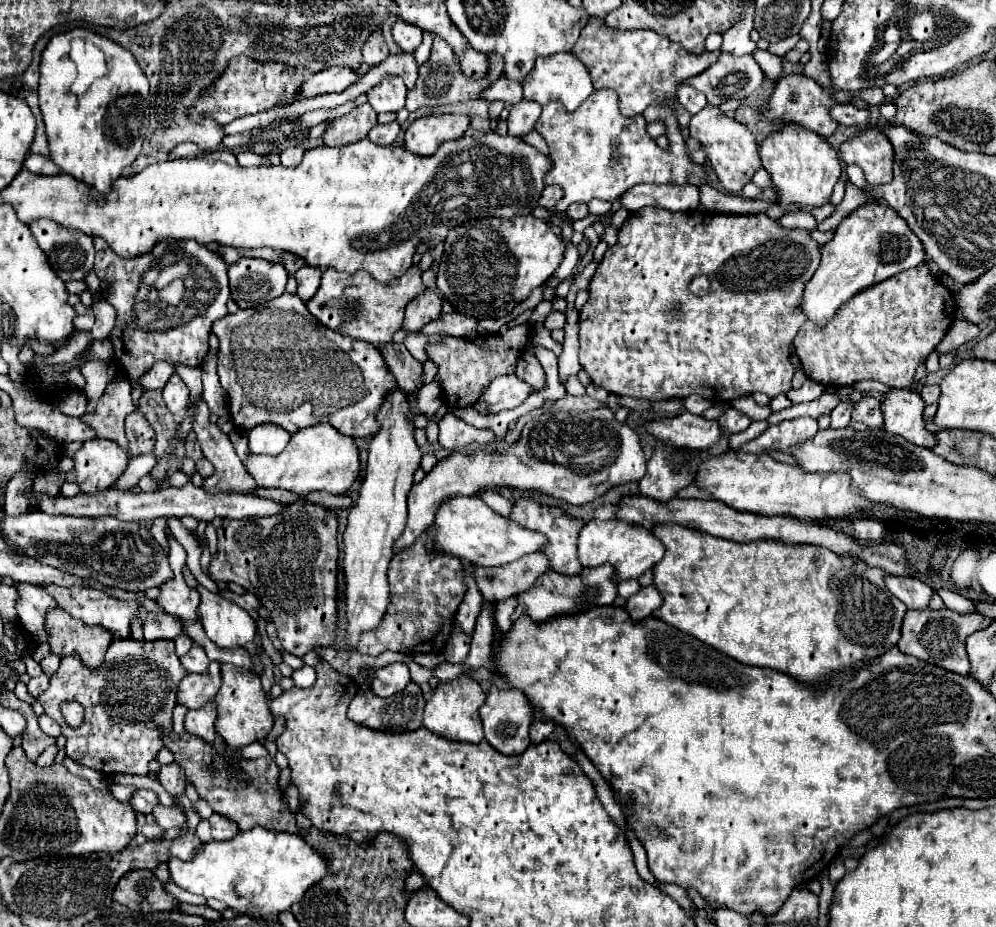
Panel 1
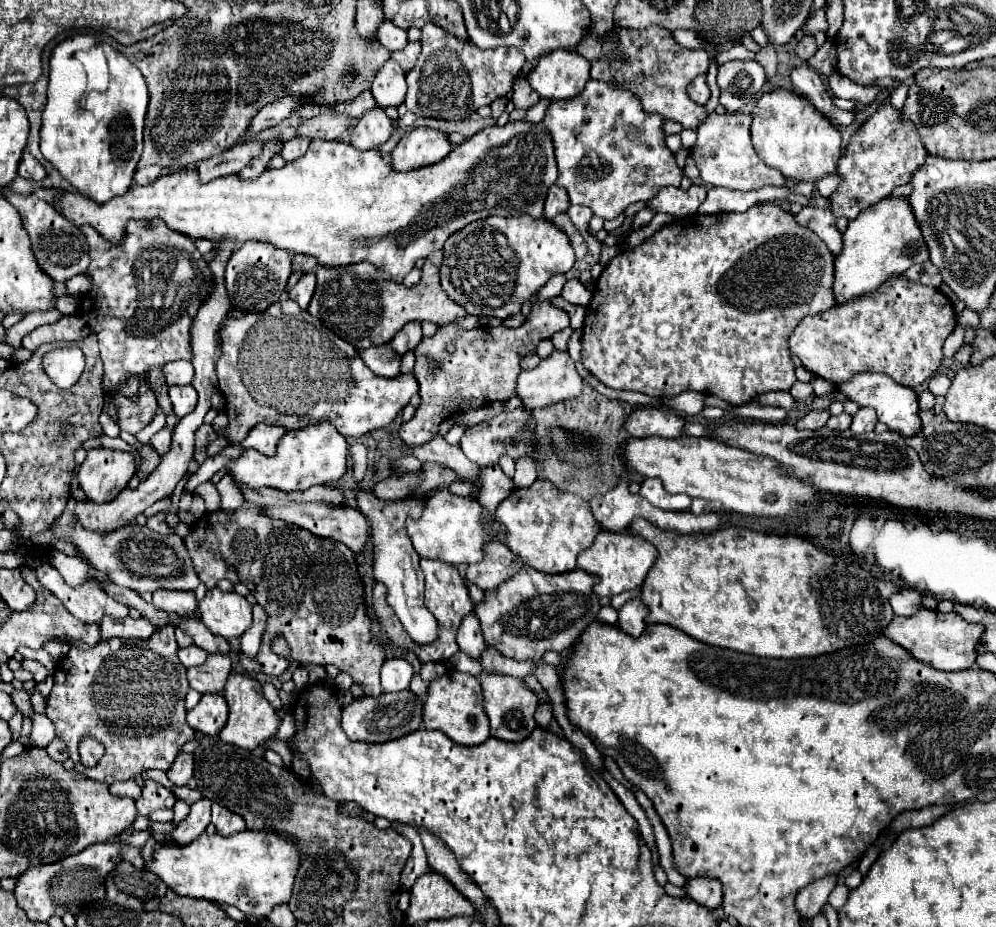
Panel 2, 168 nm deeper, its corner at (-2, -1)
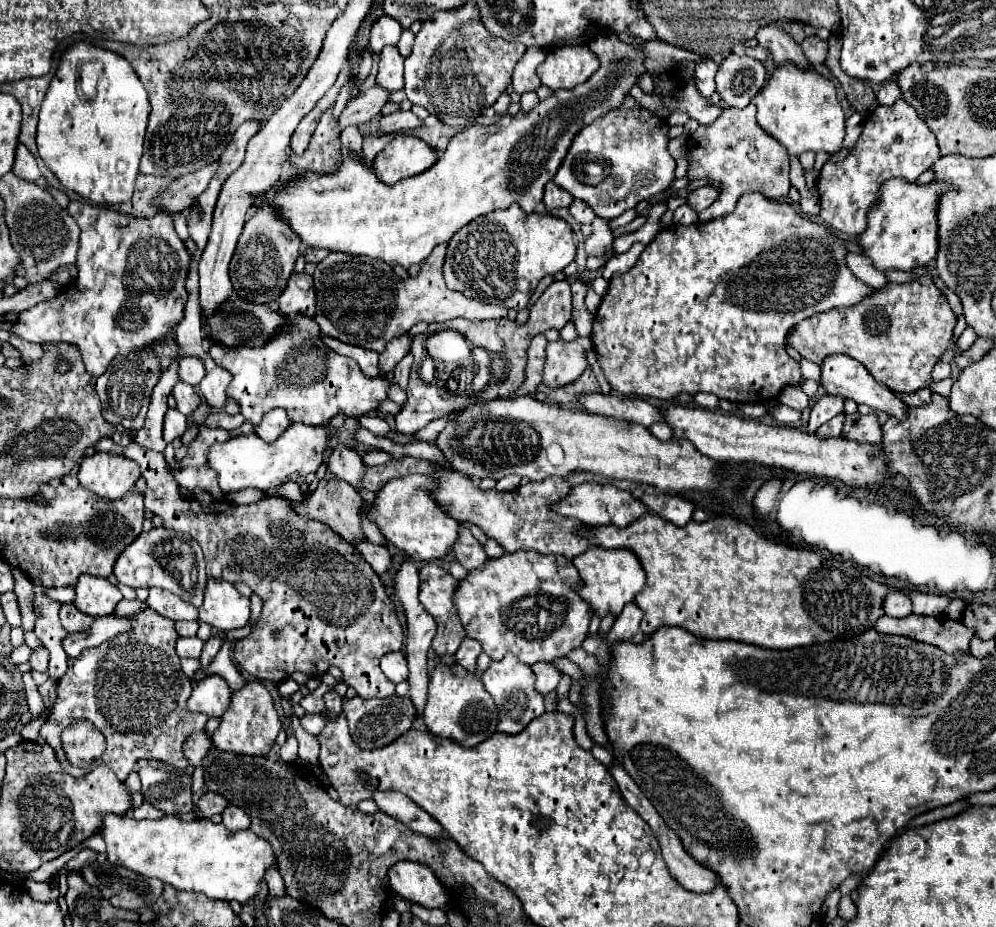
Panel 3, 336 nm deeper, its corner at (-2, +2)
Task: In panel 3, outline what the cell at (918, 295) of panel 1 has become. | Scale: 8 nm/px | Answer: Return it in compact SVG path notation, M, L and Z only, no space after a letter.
M920 278L910 284L888 282L884 288L862 298L860 304L848 310L830 310L830 312L814 314L812 318L806 318L792 328L792 332L788 334L788 344L802 358L812 360L816 364L822 364L822 360L826 360L832 354L850 356L862 362L878 382L886 384L894 392L916 392L924 386L930 386L930 372L944 354L944 350L950 346L954 326L956 326L956 316L950 310L942 292L934 286L932 280Z

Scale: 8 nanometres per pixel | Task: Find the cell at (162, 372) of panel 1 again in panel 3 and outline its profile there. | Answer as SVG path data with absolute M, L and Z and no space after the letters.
M186 356L186 358L180 358L178 362L178 376L182 382L188 382L192 386L198 386L204 378L204 364L200 358L196 356Z

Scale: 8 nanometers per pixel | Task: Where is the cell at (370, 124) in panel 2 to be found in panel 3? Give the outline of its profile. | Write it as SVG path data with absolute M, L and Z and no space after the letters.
M398 110L398 112L394 112L394 114L388 114L388 116L382 116L382 118L380 118L378 132L380 132L382 136L386 136L386 134L394 134L394 132L418 128L418 126L422 126L422 124L424 124L424 122L418 122L418 118L416 118L412 112Z

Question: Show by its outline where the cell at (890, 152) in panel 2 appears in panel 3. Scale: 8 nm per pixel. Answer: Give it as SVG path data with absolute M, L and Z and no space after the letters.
M898 100L892 106L878 106L864 122L864 130L852 152L842 162L826 162L820 170L818 192L822 222L844 234L858 236L866 228L866 212L876 200L878 186L888 178L914 182L936 158L940 158L936 136L910 104Z

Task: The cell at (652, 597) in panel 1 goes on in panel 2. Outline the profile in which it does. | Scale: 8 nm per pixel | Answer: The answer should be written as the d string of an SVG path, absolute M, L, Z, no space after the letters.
M630 599L618 611L618 627L632 637L640 637L646 627L644 621L646 615L648 615L646 605L642 605L640 599Z

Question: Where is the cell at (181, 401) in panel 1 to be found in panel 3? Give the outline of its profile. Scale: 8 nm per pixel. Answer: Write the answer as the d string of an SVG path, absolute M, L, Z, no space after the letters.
M178 382L178 386L174 386L174 390L172 390L172 396L176 400L176 408L182 414L190 414L200 406L198 390L186 382Z

